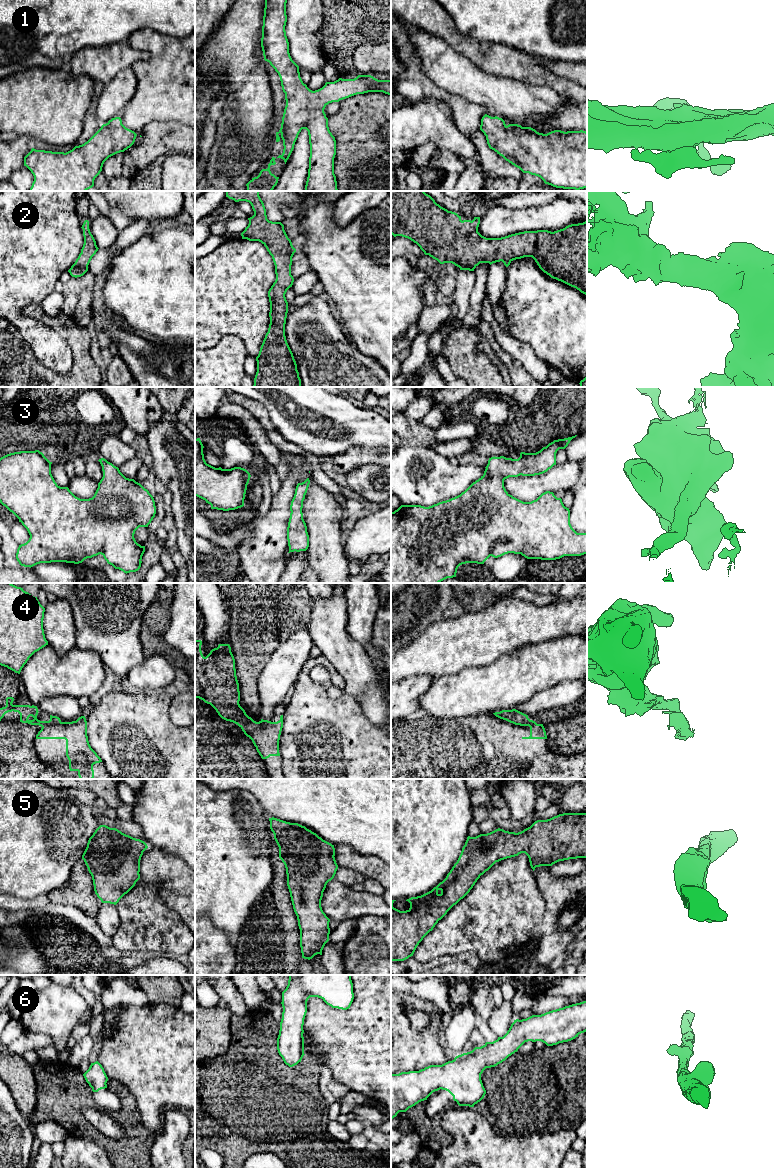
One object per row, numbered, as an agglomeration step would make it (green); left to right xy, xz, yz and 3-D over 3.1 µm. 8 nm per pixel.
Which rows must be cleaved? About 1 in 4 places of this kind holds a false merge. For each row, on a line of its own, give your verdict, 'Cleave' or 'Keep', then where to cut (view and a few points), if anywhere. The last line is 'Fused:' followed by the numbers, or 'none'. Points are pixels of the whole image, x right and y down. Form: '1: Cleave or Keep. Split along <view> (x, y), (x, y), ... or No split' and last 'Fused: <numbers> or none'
1: Keep. No split
2: Keep. No split
3: Keep. No split
4: Cleave. Split along xy (60, 721), (42, 727)
5: Keep. No split
6: Keep. No split
Fused: 4

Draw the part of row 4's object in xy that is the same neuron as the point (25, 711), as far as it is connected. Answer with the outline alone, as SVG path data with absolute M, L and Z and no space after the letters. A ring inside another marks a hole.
M7 697L6 698L6 706L0 708L0 721L4 717L4 715L8 712L18 712L20 714L20 722L22 723L28 723L31 725L39 725L41 727L60 723L61 720L57 716L50 715L49 721L40 721L37 719L38 715L38 708L37 706L30 706L30 705L13 705L14 698L13 697Z

